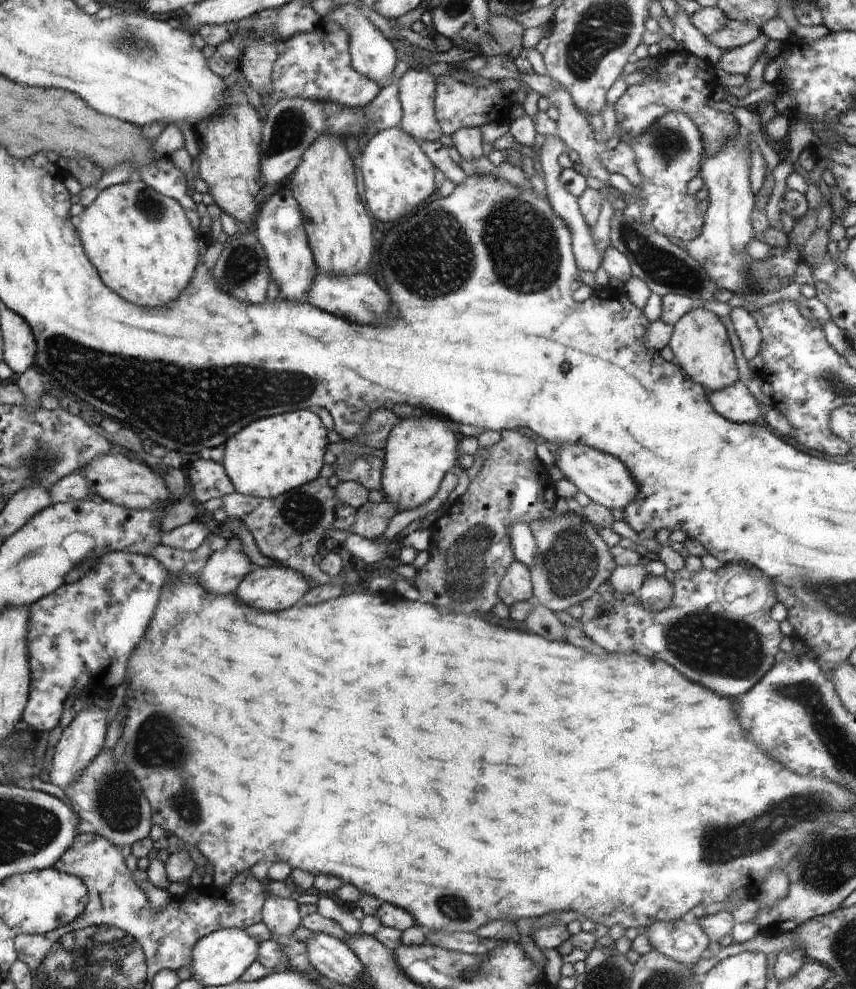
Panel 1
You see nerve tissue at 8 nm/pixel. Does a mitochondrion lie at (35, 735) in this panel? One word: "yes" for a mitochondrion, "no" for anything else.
no

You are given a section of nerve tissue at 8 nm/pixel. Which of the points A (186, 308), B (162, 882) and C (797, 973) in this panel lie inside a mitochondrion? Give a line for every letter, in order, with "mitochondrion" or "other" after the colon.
A: other
B: other
C: other

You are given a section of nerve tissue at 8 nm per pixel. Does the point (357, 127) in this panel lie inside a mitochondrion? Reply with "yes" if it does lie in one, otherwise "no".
yes

